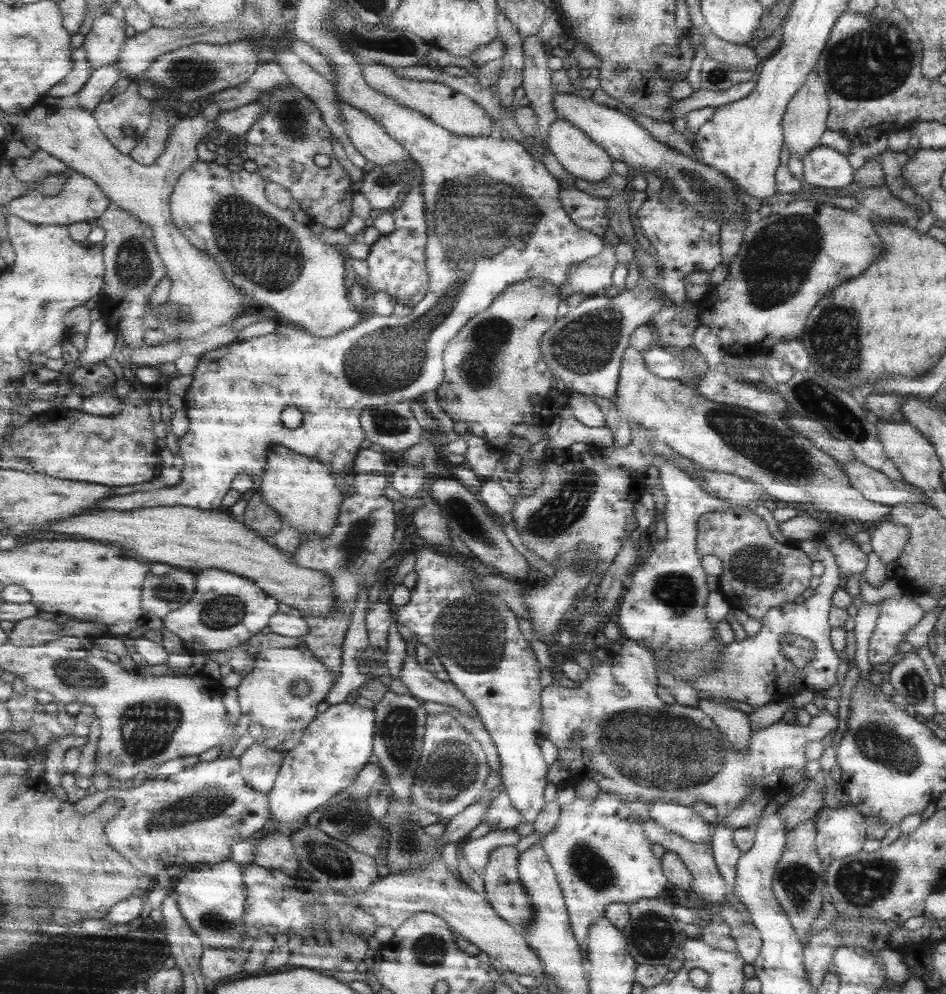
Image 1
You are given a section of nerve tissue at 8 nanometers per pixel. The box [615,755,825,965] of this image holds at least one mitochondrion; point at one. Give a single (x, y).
(652, 934)

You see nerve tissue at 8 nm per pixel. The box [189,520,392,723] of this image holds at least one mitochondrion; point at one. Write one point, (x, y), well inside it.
(222, 611)

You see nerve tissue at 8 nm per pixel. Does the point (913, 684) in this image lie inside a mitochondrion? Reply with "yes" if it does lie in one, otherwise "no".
yes

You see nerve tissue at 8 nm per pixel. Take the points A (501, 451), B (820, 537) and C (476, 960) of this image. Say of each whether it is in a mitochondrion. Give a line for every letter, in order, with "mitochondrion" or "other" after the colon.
A: other
B: other
C: other

